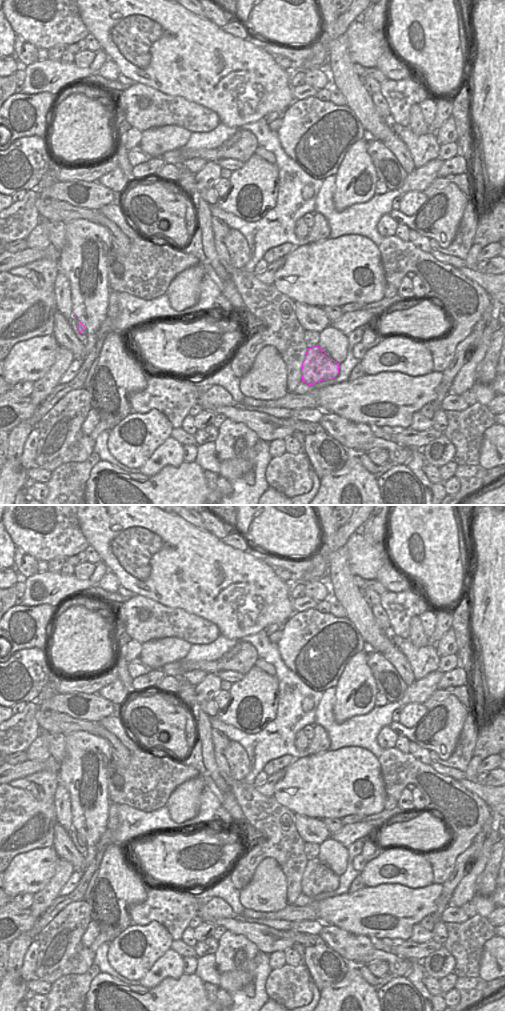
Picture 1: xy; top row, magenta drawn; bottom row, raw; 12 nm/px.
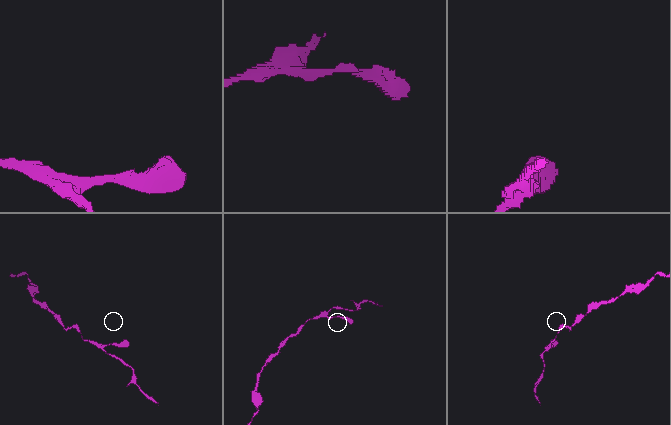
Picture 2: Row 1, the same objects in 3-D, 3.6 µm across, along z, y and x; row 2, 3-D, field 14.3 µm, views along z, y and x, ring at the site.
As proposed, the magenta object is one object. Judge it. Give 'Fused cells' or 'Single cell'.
Single cell.

